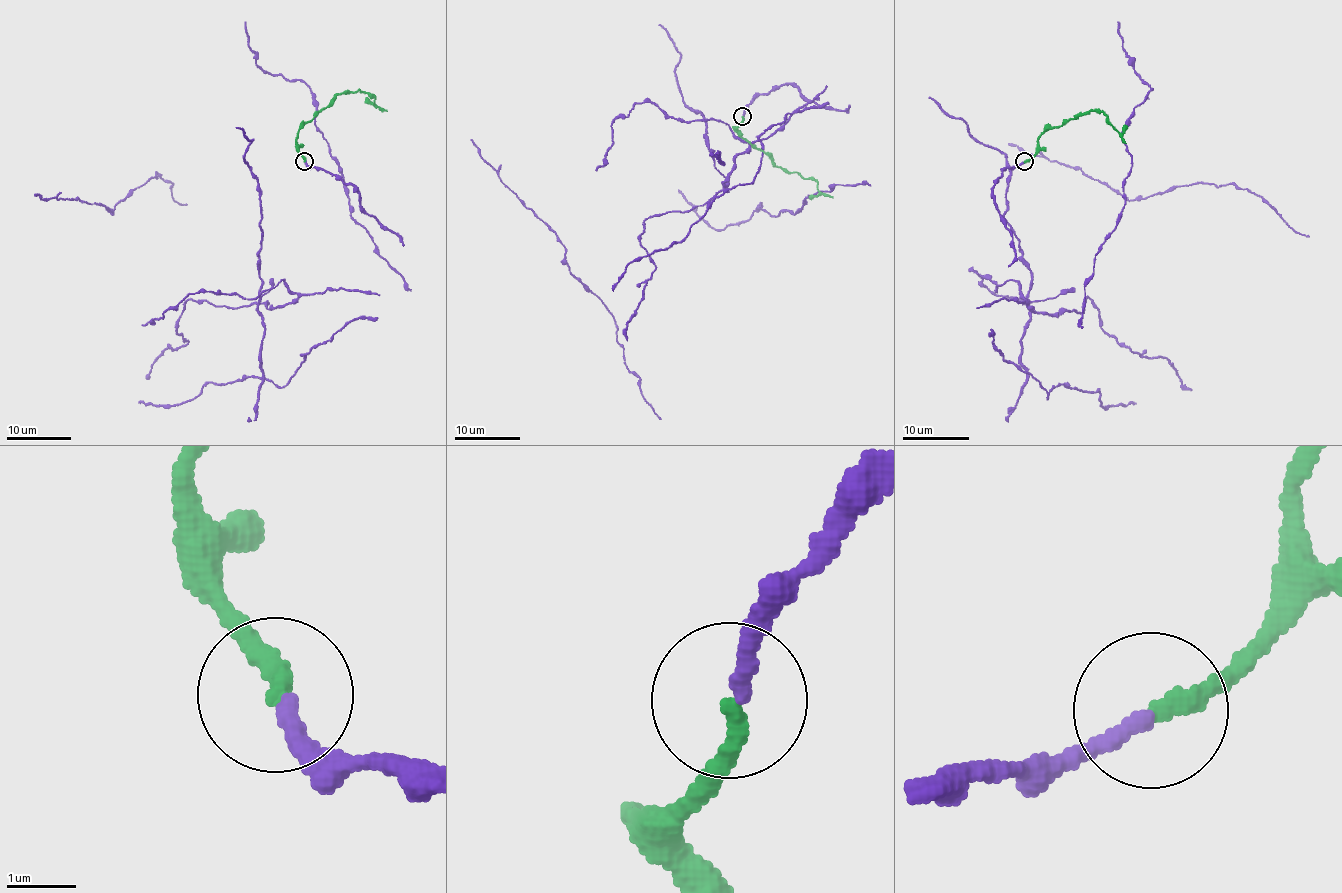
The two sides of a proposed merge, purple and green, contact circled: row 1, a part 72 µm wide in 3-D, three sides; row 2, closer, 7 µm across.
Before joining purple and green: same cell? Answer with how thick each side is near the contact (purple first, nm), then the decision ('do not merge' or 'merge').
calibres 260 and 280 nm; merge

